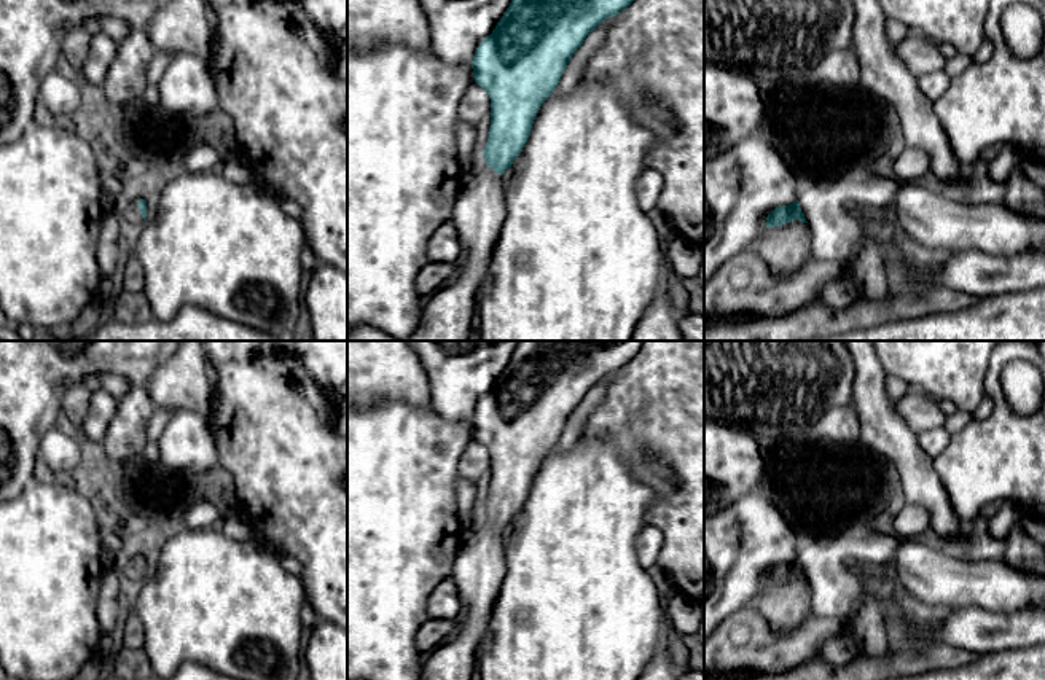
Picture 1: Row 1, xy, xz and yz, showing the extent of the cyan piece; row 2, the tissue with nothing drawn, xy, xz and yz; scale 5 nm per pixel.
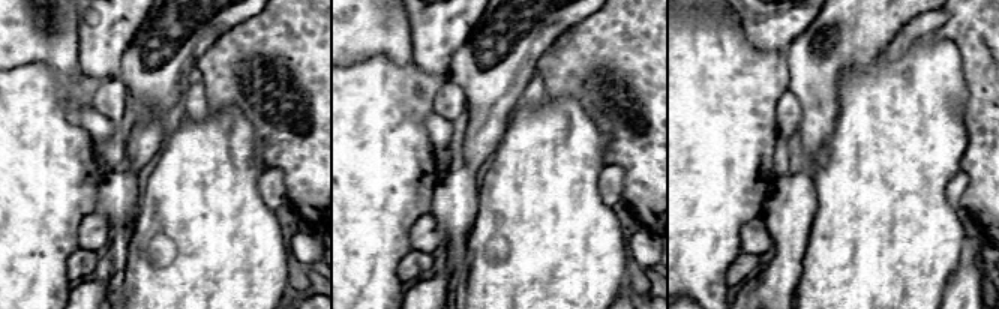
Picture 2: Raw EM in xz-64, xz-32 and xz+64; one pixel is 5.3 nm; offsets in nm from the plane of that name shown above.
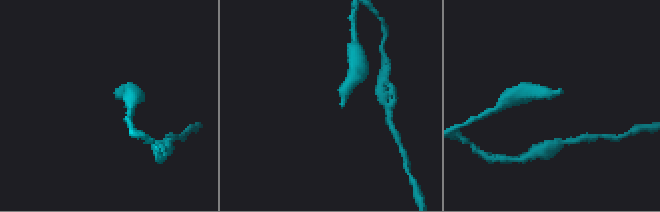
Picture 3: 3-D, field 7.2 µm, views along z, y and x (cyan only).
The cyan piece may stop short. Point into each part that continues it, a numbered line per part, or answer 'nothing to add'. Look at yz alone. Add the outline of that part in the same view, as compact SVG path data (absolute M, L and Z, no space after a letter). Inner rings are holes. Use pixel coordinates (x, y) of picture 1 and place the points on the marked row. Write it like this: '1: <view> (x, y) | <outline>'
nothing to add

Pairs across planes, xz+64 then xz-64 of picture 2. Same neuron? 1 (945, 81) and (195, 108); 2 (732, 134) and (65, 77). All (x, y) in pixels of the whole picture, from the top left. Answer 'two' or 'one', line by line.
1: two
2: two

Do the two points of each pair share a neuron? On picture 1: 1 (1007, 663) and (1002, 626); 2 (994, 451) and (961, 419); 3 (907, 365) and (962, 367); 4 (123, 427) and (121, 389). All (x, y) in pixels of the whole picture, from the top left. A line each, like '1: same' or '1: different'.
1: different
2: different
3: same
4: different

